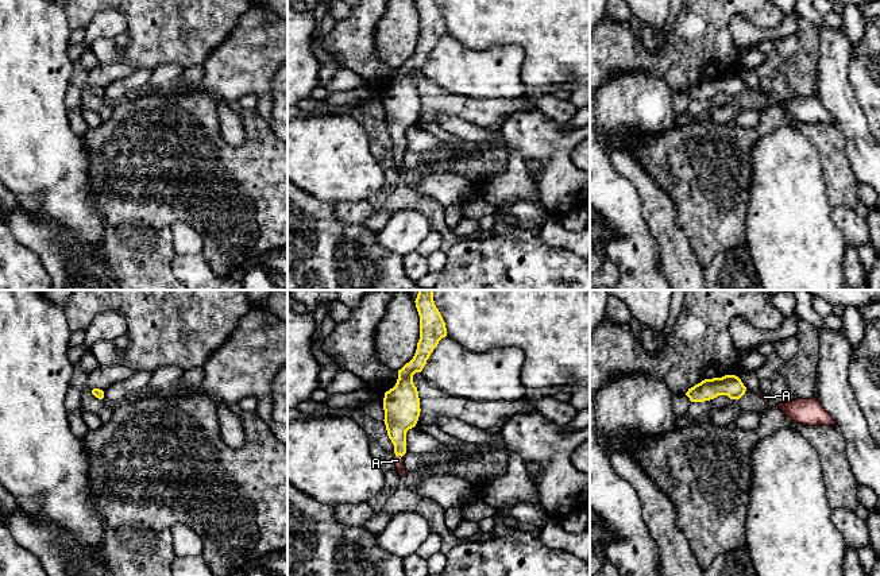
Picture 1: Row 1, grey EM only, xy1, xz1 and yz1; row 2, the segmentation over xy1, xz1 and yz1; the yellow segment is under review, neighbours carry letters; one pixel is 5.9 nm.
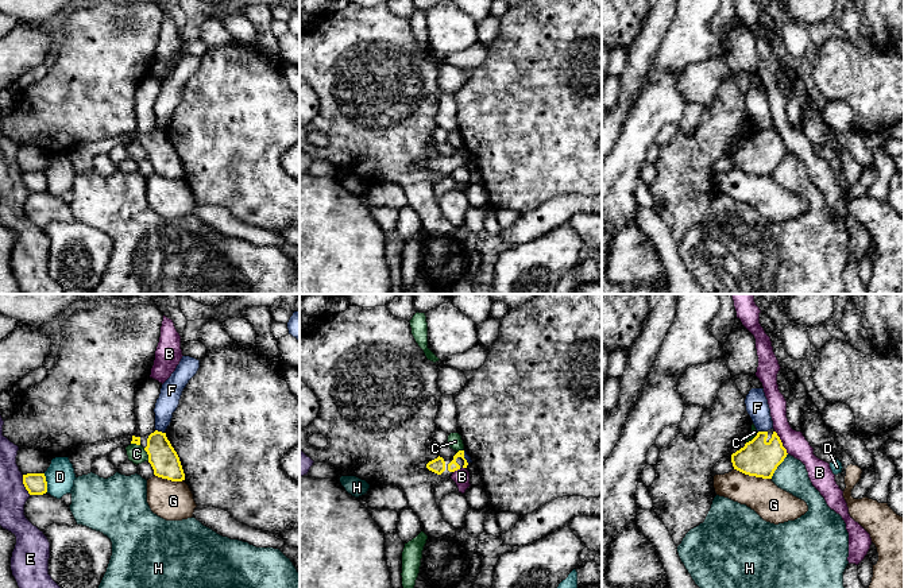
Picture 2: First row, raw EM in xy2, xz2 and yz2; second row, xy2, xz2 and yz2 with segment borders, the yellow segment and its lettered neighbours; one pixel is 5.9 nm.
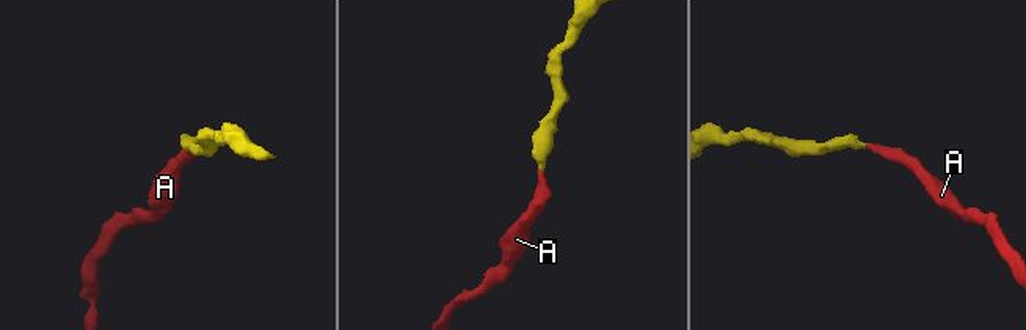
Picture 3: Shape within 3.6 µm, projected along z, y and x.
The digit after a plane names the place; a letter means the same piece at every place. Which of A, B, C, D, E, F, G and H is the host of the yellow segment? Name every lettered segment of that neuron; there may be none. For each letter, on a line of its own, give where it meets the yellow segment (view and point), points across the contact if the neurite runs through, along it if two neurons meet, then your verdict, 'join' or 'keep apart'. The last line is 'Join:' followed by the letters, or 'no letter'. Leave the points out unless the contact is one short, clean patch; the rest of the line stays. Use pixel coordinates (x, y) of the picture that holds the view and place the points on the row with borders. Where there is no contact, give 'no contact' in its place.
A: contact xz1 (398, 455); way xz1 (401, 413), (398, 418), (398, 455), (397, 460); join
B: contact yz2 (779, 437); border yz2 (775, 430), (783, 444); keep apart
C: contact xy2 (147, 453); border xy2 (143, 448), (149, 460); keep apart
D: contact xy2 (46, 483); border xy2 (43, 474), (47, 482), (47, 491); keep apart
E: contact xy2 (23, 483); border xy2 (22, 475), (22, 483), (30, 494); keep apart
F: contact xy2 (159, 432); border xy2 (155, 429), (163, 433); keep apart
G: contact yz2 (753, 475); border yz2 (734, 468), (749, 475), (771, 479); keep apart
H: contact yz2 (779, 464); keep apart
Join: A

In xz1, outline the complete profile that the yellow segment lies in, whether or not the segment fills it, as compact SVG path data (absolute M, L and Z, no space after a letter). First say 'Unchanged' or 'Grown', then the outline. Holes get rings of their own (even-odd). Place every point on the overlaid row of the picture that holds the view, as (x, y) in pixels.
Grown. M418 290L416 308L420 316L420 340L413 359L398 370L393 388L385 393L383 410L387 436L394 445L394 464L401 479L406 475L402 456L406 453L406 432L420 417L420 398L413 375L421 372L439 341L447 336L445 322L435 305L433 290Z

